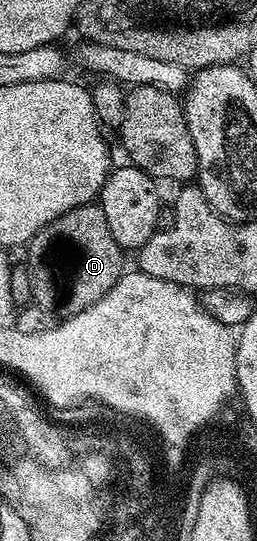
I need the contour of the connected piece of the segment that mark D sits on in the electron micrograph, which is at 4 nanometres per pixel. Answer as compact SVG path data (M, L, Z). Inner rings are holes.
M96 202L83 204L54 218L54 222L32 237L30 248L40 252L41 260L37 268L31 269L32 299L40 302L53 296L56 299L54 312L60 318L76 316L82 310L94 306L94 302L98 302L119 282L126 268L125 249L114 242L114 234L110 234L110 226L106 226L106 214L102 214ZM56 272L60 272L60 288L51 292L56 284Z

